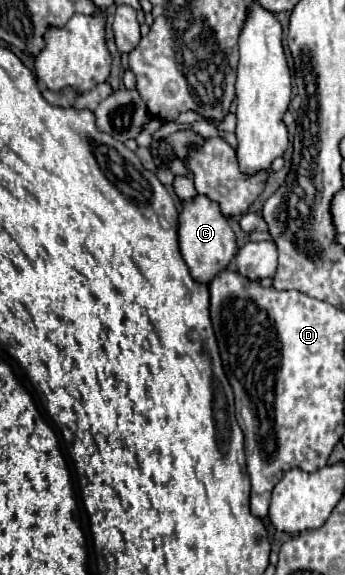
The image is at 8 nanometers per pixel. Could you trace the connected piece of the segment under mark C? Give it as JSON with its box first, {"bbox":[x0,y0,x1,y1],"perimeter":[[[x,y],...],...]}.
{"bbox":[178,196,238,284],"perimeter":[[[196,196],[190,204],[182,206],[182,212],[178,216],[180,222],[180,250],[182,256],[190,268],[190,274],[200,284],[210,284],[214,276],[228,268],[230,260],[234,258],[238,246],[236,246],[236,234],[230,228],[228,220],[222,216],[216,202],[208,200],[206,196]]]}

